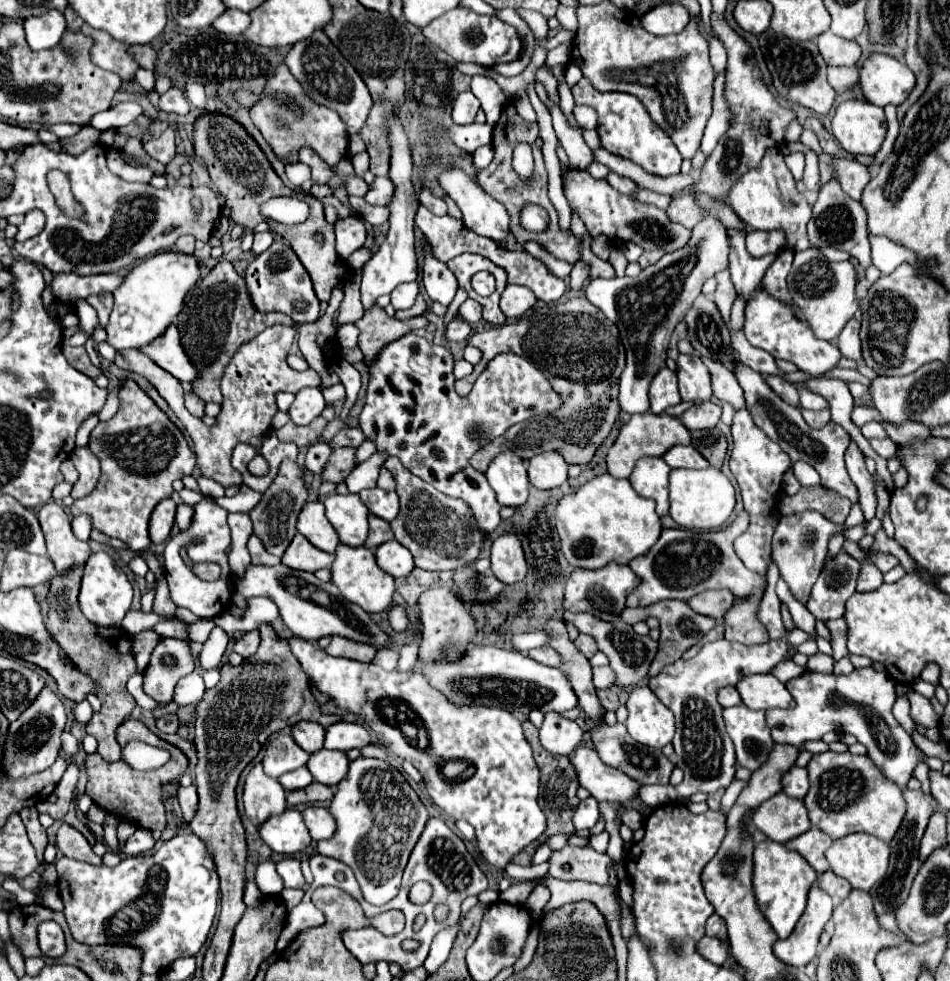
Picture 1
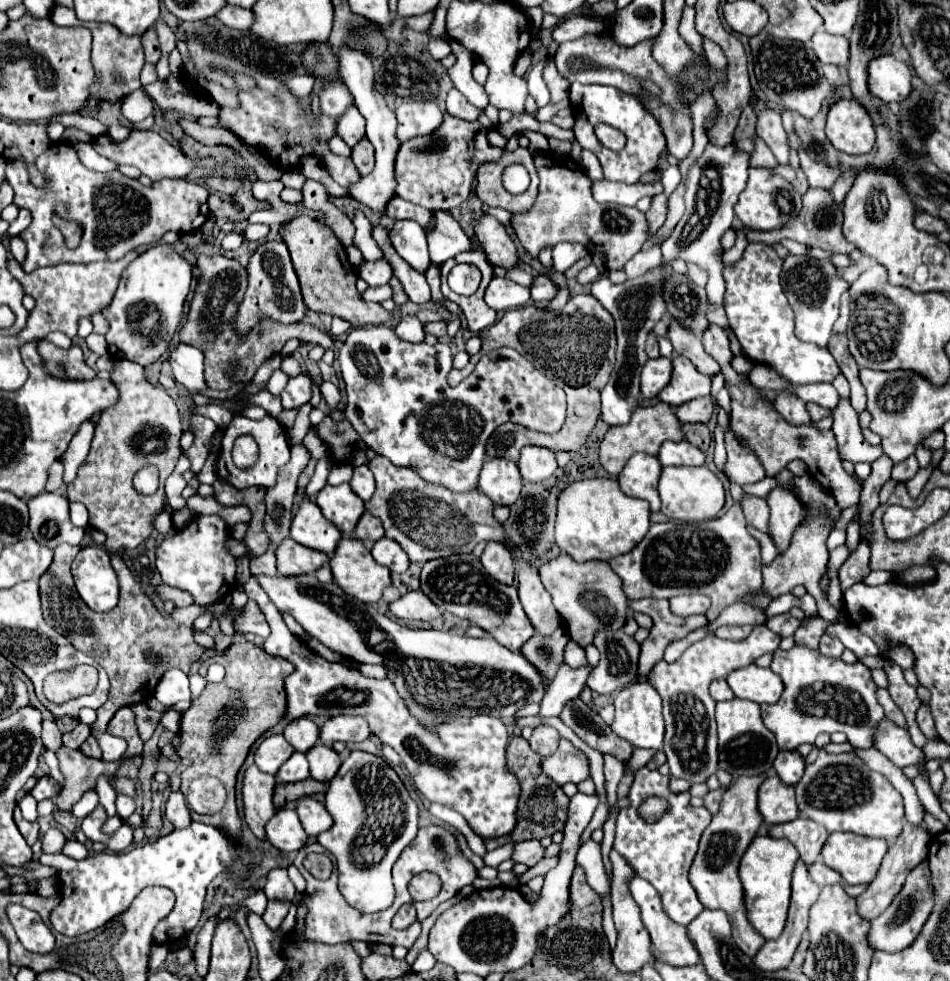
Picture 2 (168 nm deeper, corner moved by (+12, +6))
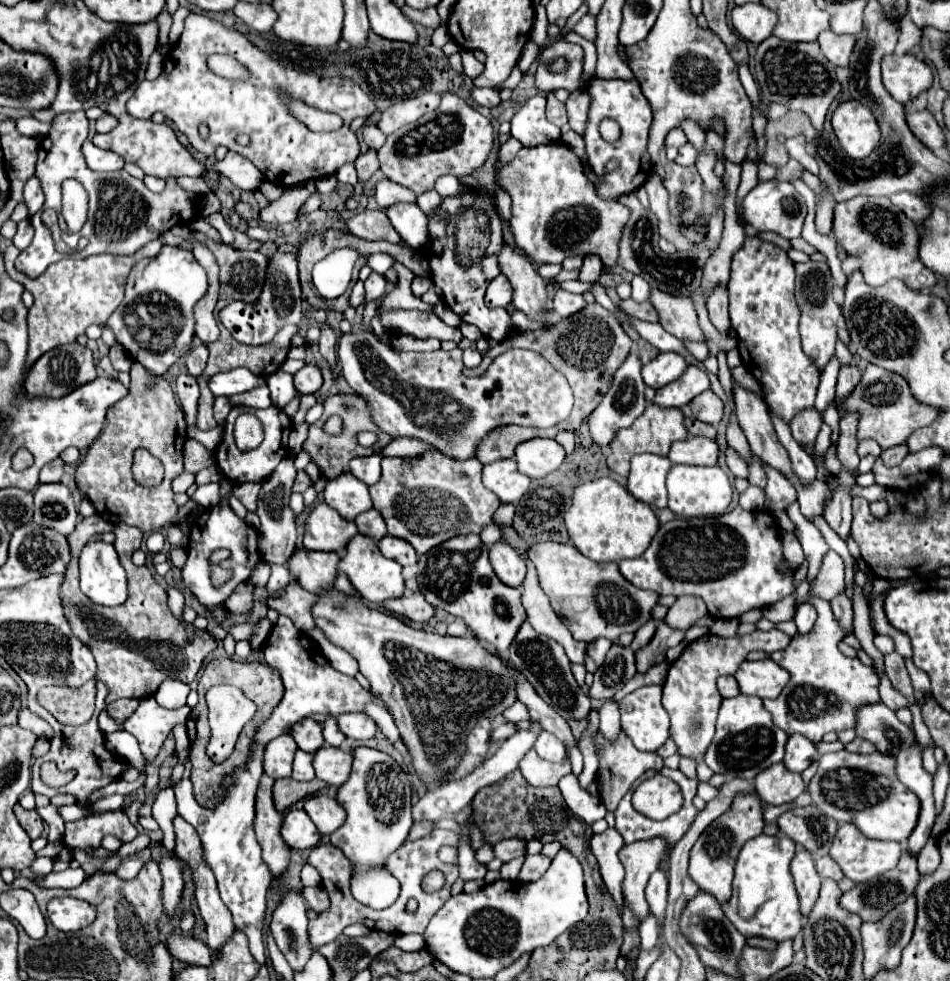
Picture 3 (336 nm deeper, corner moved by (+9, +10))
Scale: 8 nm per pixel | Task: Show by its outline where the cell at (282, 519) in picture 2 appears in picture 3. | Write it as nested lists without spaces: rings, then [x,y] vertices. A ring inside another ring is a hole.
[[[294,455],[284,457],[284,461],[278,465],[278,469],[262,483],[262,491],[258,497],[258,517],[260,517],[260,551],[266,561],[274,561],[280,565],[286,565],[288,559],[296,551],[296,515],[290,511],[290,487],[294,483],[296,469],[294,469]]]

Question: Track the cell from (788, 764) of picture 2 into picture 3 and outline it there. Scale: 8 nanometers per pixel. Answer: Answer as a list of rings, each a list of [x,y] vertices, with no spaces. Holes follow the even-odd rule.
[[[794,733],[788,737],[784,763],[790,771],[802,773],[804,769],[808,769],[818,759],[820,759],[820,753],[818,753],[814,741],[810,741],[808,737],[804,737],[800,733]]]

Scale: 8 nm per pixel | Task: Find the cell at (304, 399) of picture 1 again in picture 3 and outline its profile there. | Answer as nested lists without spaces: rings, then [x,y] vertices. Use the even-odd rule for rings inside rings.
[[[304,365],[296,375],[294,375],[294,387],[306,395],[306,393],[316,393],[322,387],[322,373],[316,365]]]

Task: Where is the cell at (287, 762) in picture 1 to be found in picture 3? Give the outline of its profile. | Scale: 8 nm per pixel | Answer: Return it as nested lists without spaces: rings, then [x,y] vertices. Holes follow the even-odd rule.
[[[280,735],[274,741],[270,741],[264,753],[264,773],[272,779],[290,777],[296,751],[298,751],[298,745],[292,739],[292,735]]]

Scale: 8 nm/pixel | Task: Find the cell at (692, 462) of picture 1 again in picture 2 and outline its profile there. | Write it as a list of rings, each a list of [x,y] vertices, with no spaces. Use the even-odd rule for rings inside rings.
[[[665,441],[659,449],[659,461],[661,465],[703,465],[705,453],[695,449],[689,441]]]

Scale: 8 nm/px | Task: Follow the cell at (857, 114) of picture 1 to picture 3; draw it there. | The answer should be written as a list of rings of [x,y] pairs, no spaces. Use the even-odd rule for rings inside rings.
[[[860,101],[840,103],[832,115],[832,127],[840,147],[852,159],[866,159],[878,147],[878,123],[872,111]]]

